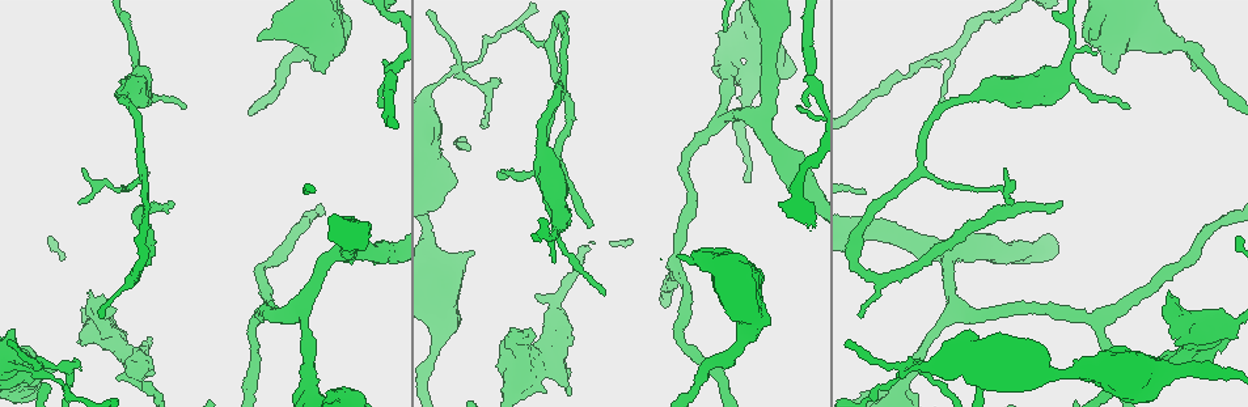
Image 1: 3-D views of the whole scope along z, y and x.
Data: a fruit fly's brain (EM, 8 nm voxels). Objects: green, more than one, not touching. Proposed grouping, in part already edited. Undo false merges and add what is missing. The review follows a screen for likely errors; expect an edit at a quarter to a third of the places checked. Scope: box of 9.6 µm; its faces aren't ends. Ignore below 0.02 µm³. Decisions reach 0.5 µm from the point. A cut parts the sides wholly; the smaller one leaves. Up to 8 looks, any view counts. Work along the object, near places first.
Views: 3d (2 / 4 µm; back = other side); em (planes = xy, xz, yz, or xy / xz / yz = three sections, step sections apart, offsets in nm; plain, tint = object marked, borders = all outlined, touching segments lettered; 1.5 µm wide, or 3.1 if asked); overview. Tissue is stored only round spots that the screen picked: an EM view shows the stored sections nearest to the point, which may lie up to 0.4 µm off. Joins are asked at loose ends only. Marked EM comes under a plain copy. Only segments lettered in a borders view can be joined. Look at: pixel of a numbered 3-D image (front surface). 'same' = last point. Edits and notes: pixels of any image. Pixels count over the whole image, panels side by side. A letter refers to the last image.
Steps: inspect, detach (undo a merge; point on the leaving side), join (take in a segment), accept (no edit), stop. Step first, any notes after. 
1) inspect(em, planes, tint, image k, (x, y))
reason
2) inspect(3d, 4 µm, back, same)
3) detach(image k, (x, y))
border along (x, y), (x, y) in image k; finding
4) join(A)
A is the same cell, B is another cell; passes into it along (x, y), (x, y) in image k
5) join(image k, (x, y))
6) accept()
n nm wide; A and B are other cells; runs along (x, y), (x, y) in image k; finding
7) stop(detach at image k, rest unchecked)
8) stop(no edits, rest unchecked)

inspect(3d, 4 µm, image 1, (1008, 204))
branch stops here

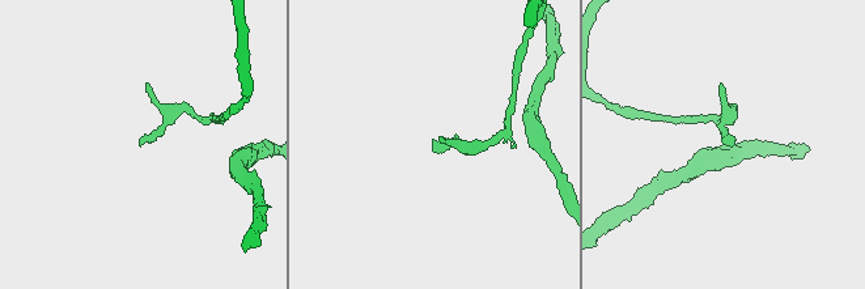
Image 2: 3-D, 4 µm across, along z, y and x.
inspect(em, planes, borders, image 2, (434, 143))
now the EM

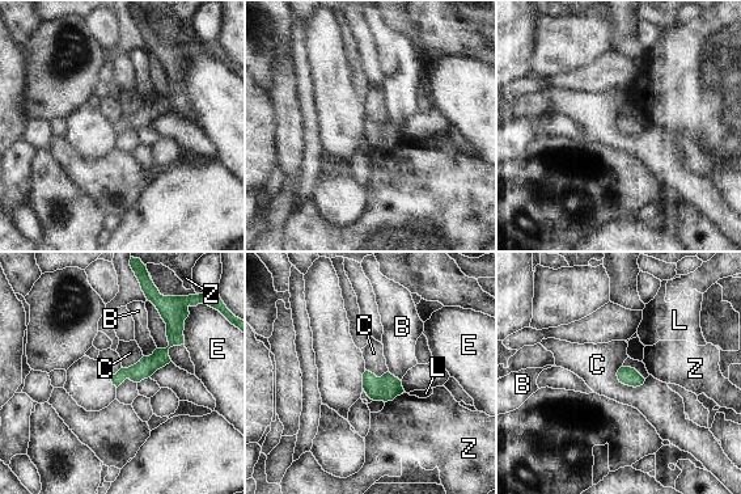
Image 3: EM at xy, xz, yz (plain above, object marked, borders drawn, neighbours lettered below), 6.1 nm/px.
accept()
110 nm wide; C touches over 200 nm; B, C, E, L and Z are other cells; no lettered segment goes on from it

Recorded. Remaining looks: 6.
inspect(3d, 4 µm, back, image 1, (900, 374))
three arms meet

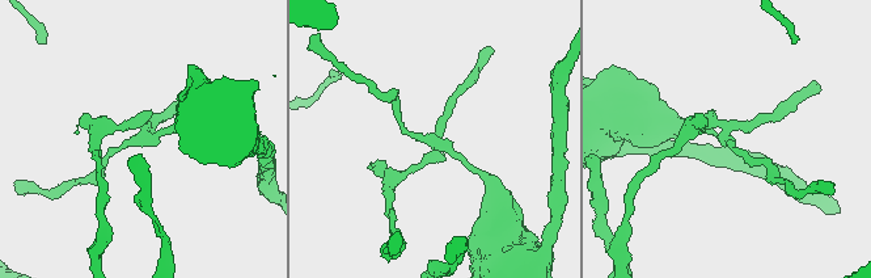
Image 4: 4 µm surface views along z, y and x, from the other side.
inspect(em, xy, step 4, borders, image 4, (139, 137))
need the tissue

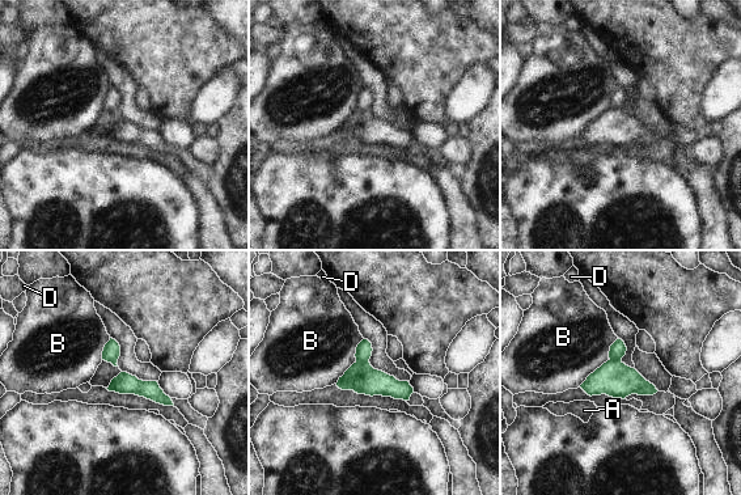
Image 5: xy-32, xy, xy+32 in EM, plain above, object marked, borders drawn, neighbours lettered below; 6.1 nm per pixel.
detach(image 5, (364, 348))
A, B and D are other cells; border along (368, 359), (356, 362) in image 5; two cells meet here

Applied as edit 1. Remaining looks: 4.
stop(detach at image 5, rest unchecked)

